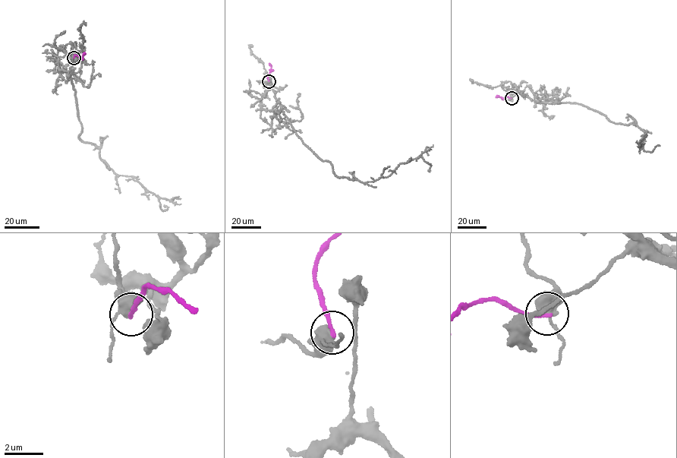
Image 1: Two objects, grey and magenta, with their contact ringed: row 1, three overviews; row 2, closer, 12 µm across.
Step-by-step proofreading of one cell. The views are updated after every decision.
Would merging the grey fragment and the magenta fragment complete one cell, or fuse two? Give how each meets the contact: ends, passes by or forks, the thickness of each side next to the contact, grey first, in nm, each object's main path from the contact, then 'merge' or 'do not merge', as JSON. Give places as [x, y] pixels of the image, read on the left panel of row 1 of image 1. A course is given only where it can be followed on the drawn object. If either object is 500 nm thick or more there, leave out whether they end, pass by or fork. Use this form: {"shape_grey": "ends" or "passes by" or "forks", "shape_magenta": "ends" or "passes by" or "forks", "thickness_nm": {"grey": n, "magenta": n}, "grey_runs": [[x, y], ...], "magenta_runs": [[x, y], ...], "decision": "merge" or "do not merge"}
{"thickness_nm": {"grey": 500, "magenta": 180}, "grey_runs": [[73, 57], [69, 77], [81, 140], [96, 144], [113, 172], [135, 178], [165, 206]], "magenta_runs": [[73, 58], [75, 55], [80, 57], [83, 54]], "decision": "do not merge"}

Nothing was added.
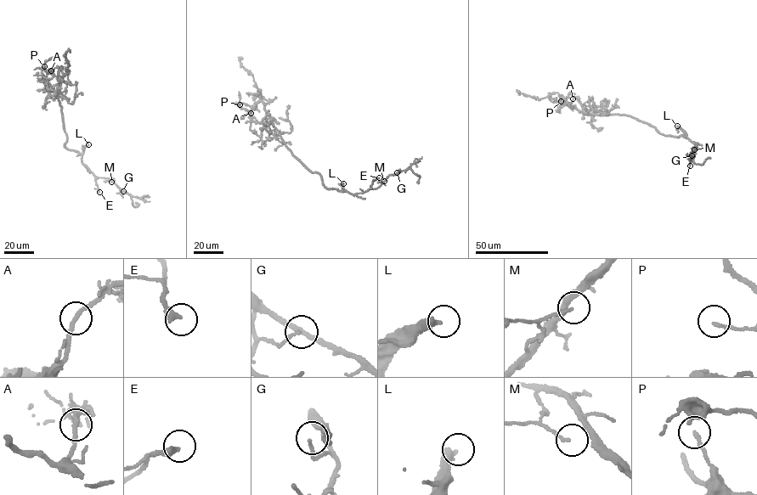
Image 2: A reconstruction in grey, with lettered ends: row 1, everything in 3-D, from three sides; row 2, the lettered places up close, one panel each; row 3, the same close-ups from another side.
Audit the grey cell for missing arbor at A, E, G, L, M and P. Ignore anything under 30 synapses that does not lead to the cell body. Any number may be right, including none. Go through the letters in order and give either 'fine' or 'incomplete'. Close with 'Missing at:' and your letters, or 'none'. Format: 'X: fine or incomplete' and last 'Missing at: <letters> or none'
A: fine
E: fine
G: fine
L: incomplete
M: fine
P: fine
Missing at: L

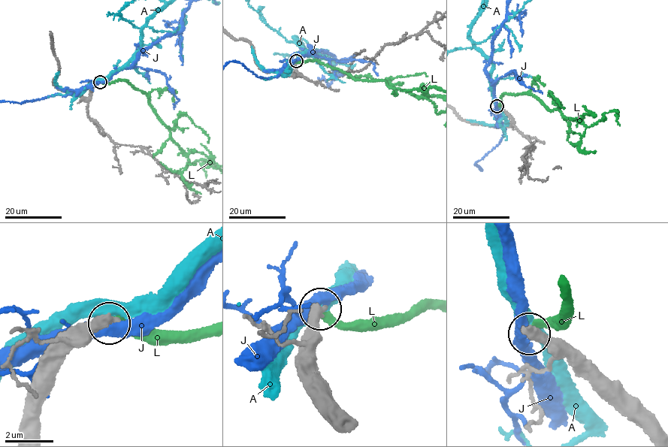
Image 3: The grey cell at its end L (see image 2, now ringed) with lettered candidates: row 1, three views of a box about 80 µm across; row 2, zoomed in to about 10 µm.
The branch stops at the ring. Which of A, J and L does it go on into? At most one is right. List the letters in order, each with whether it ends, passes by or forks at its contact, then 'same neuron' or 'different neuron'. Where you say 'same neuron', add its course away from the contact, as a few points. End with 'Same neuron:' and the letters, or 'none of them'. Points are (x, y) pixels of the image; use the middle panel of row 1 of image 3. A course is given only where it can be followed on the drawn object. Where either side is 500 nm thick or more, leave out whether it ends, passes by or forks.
A: it passes by | different neuron
J: it passes by | different neuron
L: it ends | different neuron
Same neuron: none of them

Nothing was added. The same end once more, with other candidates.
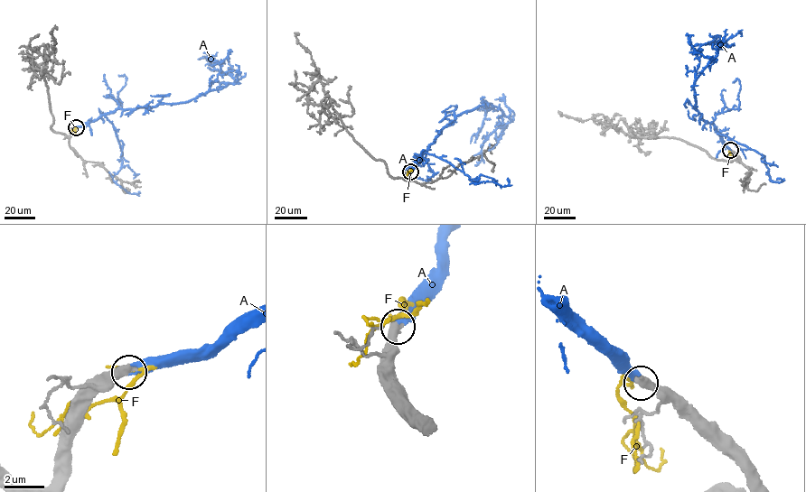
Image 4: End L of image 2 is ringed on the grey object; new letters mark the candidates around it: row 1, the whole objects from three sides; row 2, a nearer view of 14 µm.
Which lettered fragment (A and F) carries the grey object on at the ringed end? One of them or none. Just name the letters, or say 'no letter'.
A

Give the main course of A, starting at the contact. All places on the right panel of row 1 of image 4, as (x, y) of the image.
A: (730, 150), (712, 124), (703, 120), (697, 111), (693, 86), (717, 50), (737, 33), (741, 36)

